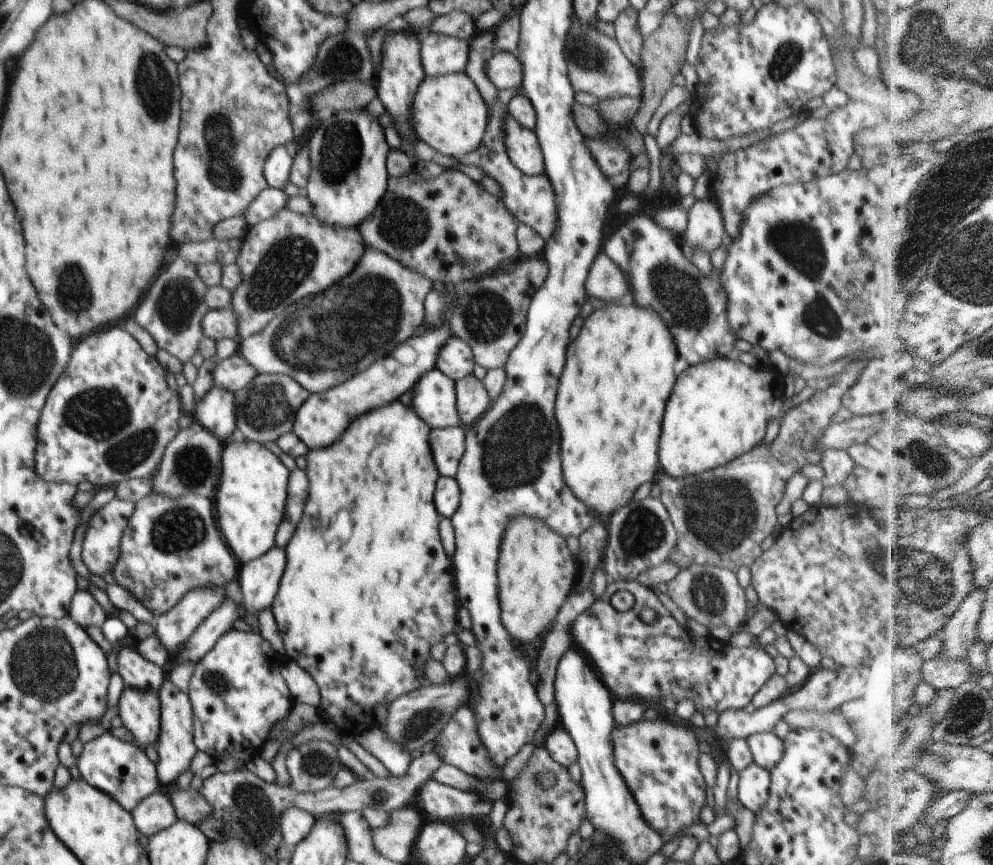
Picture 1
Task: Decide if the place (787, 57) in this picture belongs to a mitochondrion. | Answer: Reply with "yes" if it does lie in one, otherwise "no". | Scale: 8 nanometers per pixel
yes

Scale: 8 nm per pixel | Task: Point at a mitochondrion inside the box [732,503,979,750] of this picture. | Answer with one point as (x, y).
(925, 578)

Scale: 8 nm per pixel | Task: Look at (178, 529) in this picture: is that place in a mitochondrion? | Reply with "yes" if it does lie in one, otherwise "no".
yes

